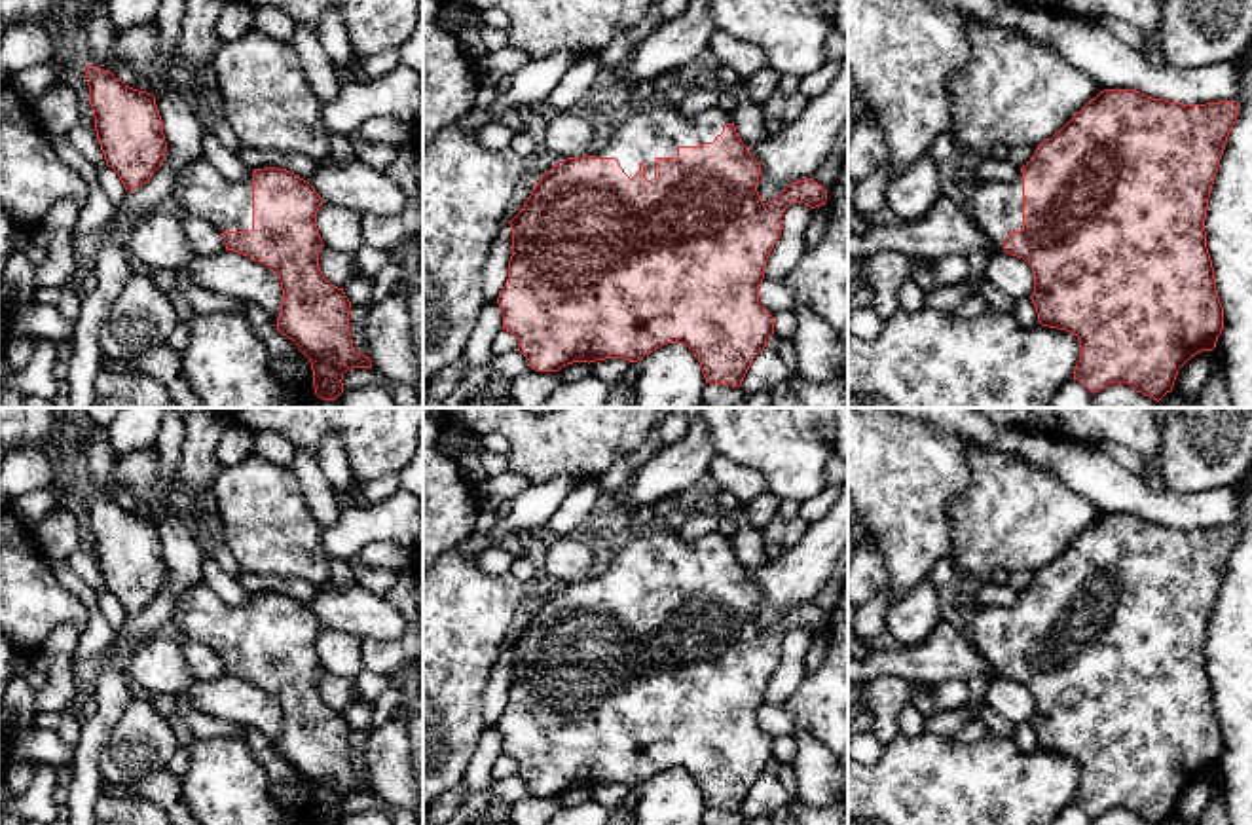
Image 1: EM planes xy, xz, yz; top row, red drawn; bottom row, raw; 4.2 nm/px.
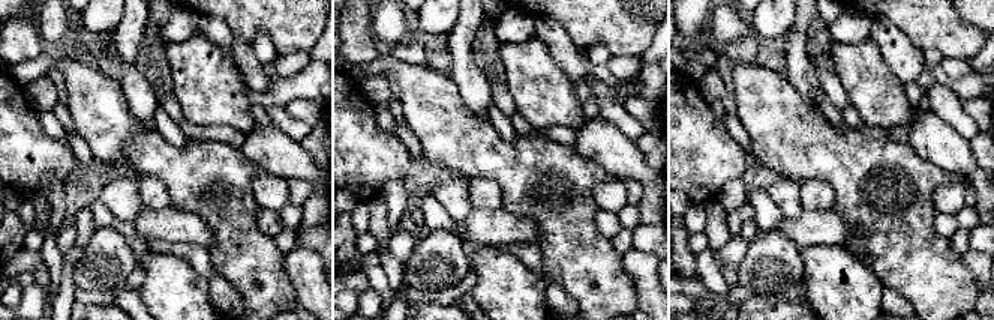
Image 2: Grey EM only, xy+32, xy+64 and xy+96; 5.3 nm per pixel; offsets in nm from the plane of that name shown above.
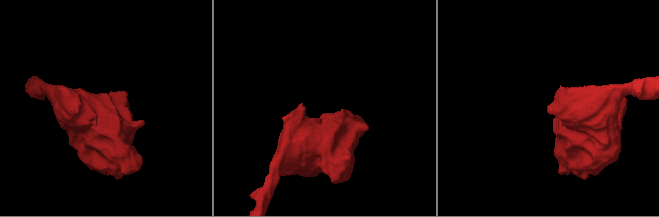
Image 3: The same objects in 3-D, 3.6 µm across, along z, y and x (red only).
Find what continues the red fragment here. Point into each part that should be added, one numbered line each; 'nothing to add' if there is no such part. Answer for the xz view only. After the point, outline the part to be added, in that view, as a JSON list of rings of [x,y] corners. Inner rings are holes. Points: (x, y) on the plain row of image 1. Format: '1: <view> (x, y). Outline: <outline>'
1: xz (659, 556). Outline: [[[675,529],[651,531],[626,544],[594,582],[617,582],[624,597],[634,603],[645,590],[645,603],[654,603],[656,582],[675,582],[679,571],[713,567],[730,539],[709,533],[694,542],[683,541]]]

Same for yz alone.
1: yz (996, 632). Outline: [[[1022,596],[1009,607],[986,607],[969,616],[971,641],[992,664],[994,675],[1003,675],[1009,656],[1022,654]]]

